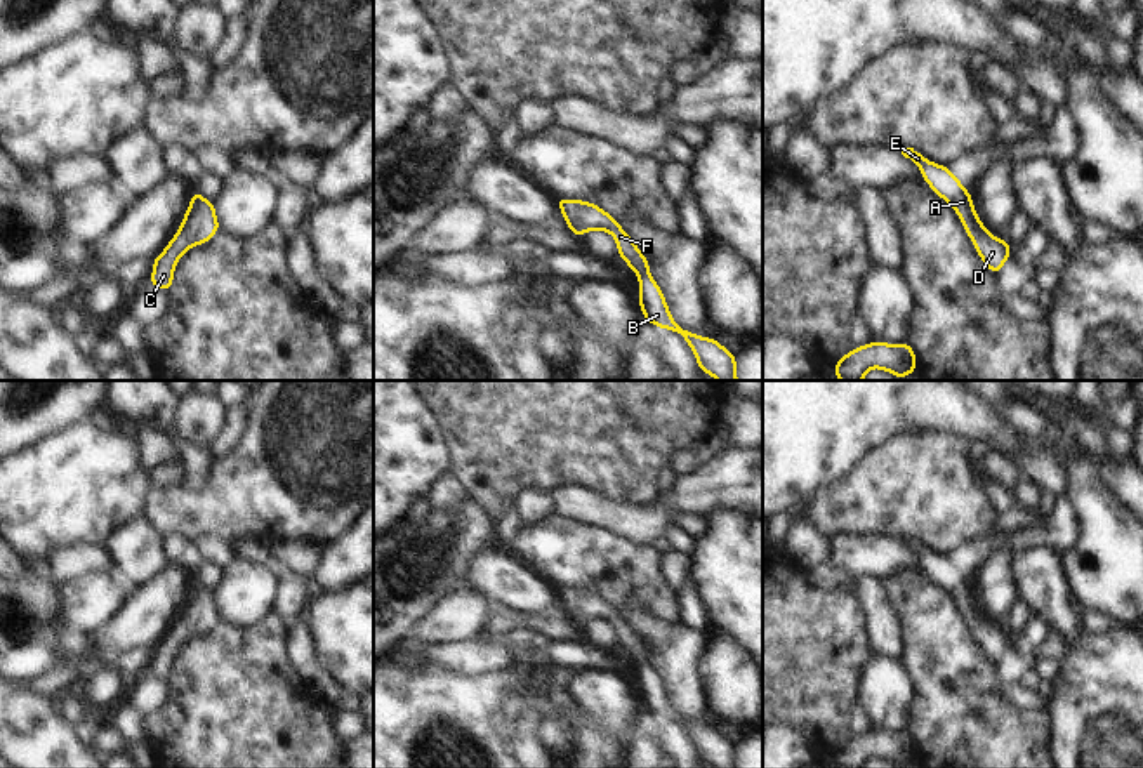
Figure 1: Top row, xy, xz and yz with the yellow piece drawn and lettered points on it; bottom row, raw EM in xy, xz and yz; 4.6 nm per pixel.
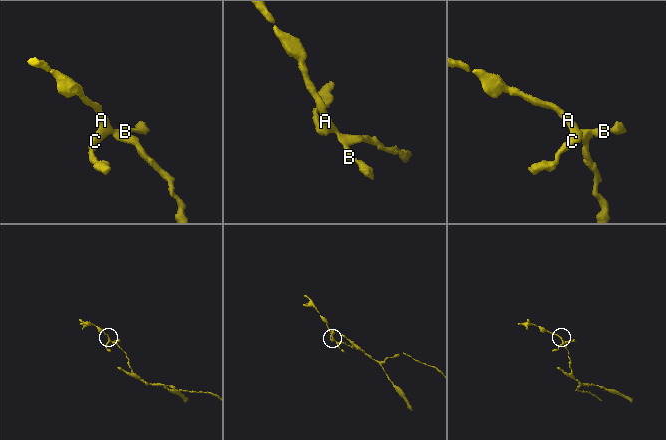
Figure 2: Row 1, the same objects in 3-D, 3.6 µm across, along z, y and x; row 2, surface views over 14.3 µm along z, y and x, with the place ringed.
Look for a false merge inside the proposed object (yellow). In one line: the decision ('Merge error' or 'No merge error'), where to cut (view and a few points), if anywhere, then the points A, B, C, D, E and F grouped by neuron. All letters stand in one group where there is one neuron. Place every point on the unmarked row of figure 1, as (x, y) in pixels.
No merge error. No split. Groups: A B C D E F

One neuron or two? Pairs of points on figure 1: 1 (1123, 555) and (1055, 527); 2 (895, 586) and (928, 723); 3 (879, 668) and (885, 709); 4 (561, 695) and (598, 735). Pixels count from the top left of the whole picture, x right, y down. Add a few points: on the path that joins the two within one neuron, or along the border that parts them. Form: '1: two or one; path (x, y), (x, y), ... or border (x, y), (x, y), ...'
1: two; border (1065, 497), (1077, 518), (1077, 539), (1058, 555)
2: one; path (930, 621), (930, 688)
3: one; path (883, 678), (885, 699)
4: one; path (567, 706), (588, 727)

